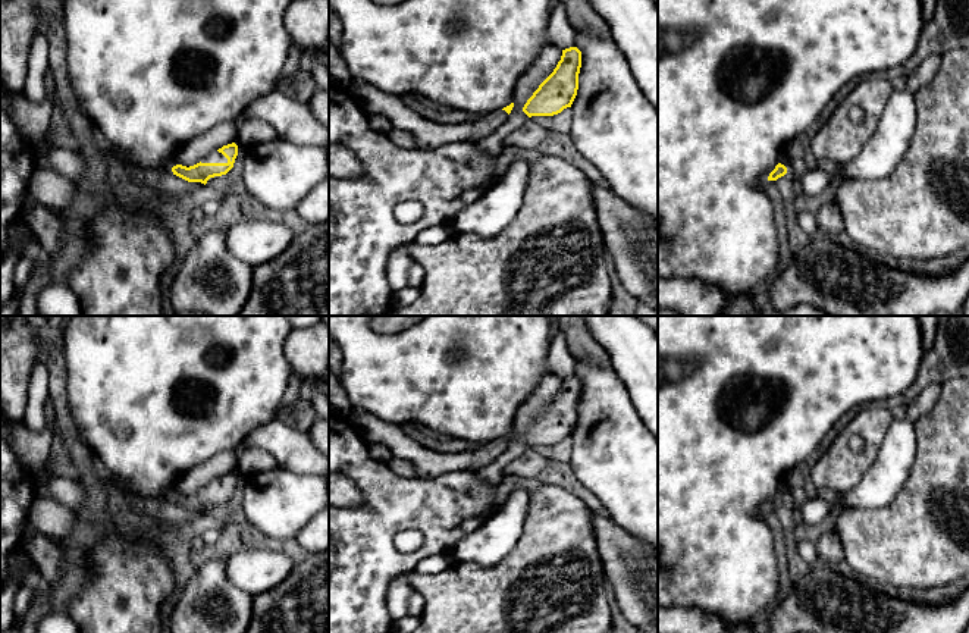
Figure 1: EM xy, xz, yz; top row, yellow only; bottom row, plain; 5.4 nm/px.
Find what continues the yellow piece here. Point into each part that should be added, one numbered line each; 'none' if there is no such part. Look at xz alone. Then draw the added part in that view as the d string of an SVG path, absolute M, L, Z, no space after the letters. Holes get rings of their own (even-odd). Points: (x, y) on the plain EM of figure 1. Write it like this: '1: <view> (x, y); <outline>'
1: xz (429, 464); M352 407L348 419L367 444L385 445L392 457L411 461L418 477L427 480L452 471L483 469L504 454L509 445L501 438L482 444L477 449L445 454L420 445L405 435L401 426L383 422L366 410Z

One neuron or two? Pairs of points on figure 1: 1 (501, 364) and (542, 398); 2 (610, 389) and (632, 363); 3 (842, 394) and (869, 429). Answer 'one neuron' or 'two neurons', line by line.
1: two neurons
2: two neurons
3: two neurons

